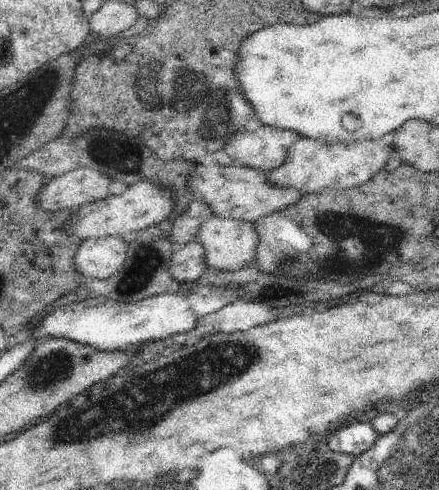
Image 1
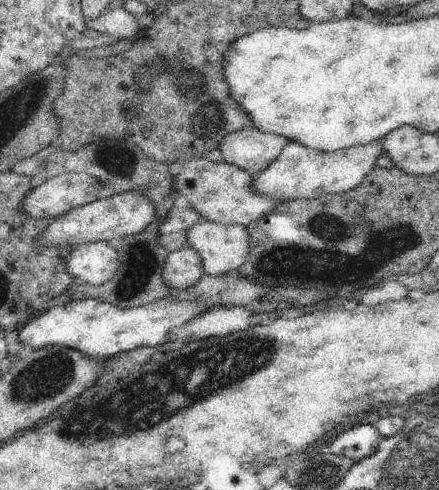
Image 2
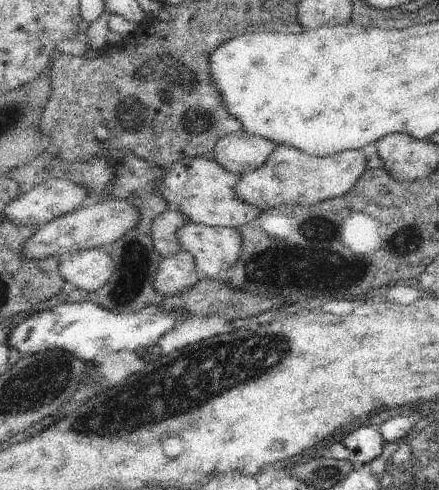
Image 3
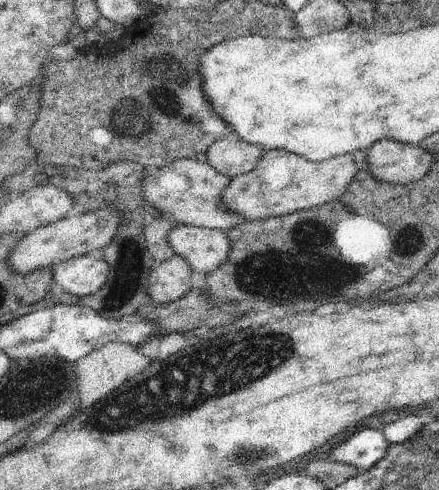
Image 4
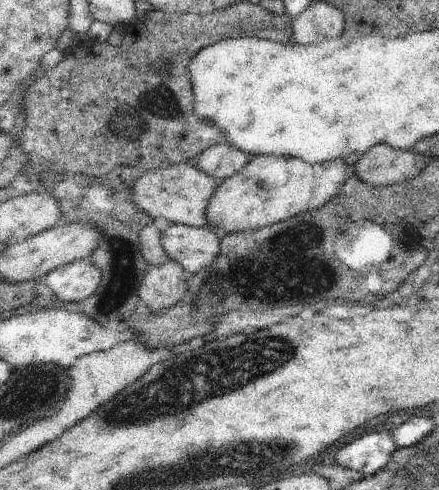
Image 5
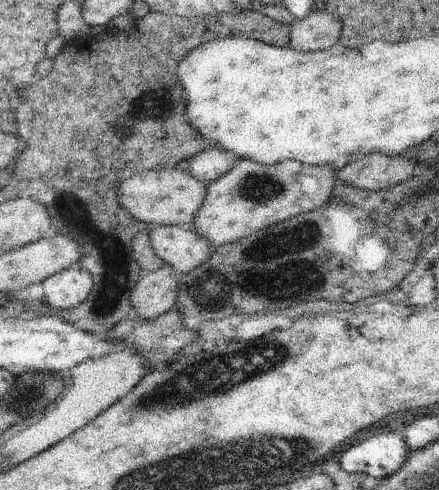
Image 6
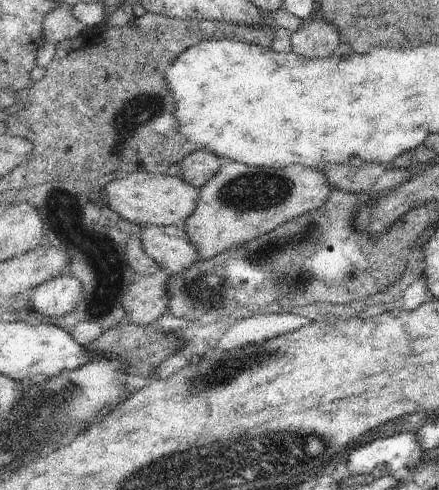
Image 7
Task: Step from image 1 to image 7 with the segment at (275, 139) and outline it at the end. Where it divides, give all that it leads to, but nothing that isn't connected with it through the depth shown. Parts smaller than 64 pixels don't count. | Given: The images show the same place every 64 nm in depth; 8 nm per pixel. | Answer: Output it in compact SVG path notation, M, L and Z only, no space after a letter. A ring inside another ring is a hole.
M197 150L191 152L189 156L185 156L179 162L179 172L181 172L181 180L189 186L195 188L203 188L225 164L229 164L229 158L223 156L215 156L207 150Z

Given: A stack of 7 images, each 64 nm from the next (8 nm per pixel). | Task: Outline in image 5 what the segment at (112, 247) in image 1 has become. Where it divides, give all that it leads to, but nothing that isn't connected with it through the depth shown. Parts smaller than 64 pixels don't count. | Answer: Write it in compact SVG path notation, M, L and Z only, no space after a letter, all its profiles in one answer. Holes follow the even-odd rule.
M91 256L59 266L43 278L45 286L53 292L53 298L59 298L59 302L67 308L73 308L73 304L89 298L99 288L99 280L101 274L93 266Z

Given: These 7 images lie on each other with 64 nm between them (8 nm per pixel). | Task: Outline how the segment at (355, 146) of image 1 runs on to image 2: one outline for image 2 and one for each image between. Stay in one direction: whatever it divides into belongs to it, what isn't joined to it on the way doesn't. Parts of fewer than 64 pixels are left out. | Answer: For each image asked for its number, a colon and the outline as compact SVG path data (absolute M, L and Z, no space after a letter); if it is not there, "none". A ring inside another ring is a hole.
2: M375 140L367 146L351 146L335 152L317 152L301 144L289 142L283 146L281 154L271 162L263 172L251 178L251 192L265 196L277 202L295 202L295 200L317 200L325 196L339 196L355 190L363 178L375 168L375 160L383 152L383 140Z

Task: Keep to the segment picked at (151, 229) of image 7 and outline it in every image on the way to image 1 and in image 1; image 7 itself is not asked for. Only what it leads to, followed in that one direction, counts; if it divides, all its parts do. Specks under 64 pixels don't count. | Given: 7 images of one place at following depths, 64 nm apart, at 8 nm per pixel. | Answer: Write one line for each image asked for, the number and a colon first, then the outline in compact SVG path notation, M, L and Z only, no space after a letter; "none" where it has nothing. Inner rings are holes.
1: M211 218L199 226L195 242L205 248L207 268L239 272L249 266L257 248L257 232L249 222Z
2: M199 220L187 230L183 248L197 250L205 274L229 274L247 260L249 234L245 226L223 226Z
3: M185 224L177 230L179 252L193 256L197 272L213 278L229 266L235 266L241 254L241 236L235 228L209 228L203 224Z
4: M175 224L173 230L167 232L167 244L175 256L187 260L191 272L205 274L219 268L231 250L227 230L209 230L185 224Z
5: M171 224L159 236L167 260L177 262L185 274L195 274L209 266L219 256L221 240L223 238L209 228L189 228L179 224Z
6: M157 226L149 230L149 246L161 262L171 266L175 274L187 276L199 264L209 260L209 242L195 236L187 226Z

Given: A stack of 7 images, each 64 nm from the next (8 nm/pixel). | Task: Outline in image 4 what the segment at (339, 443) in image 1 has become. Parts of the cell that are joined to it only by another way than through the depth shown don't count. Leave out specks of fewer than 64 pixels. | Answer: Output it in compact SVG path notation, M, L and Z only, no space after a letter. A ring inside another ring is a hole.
M361 430L341 446L333 450L331 460L337 464L347 464L369 472L377 462L385 458L389 450L389 442L383 438L379 430Z

